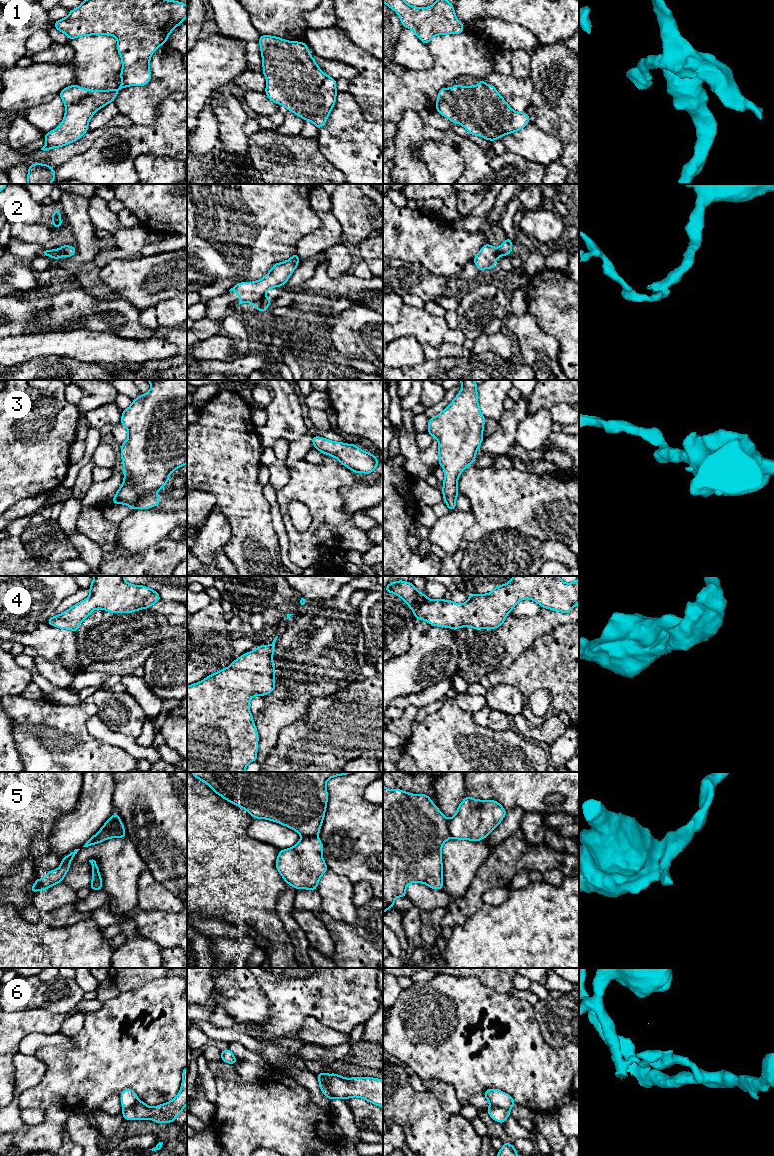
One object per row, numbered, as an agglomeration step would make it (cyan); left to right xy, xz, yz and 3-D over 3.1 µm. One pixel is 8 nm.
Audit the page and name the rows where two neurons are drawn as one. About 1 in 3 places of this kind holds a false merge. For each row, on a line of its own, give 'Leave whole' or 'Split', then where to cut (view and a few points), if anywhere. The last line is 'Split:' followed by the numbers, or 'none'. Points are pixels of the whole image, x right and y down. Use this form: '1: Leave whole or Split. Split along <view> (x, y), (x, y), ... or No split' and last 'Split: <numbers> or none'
1: Leave whole. No split
2: Split. Split along xz (264, 296), (254, 305)
3: Leave whole. No split
4: Leave whole. No split
5: Split. Split along xy (123, 826), (118, 828), (102, 827)
6: Split. Split along xz (324, 1073), (324, 1083), (333, 1098)
Split: 2, 5, 6

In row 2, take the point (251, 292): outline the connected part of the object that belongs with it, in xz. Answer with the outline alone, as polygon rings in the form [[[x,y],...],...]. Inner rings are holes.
[[[297,252],[287,261],[273,265],[270,271],[260,280],[254,282],[241,282],[229,291],[234,291],[239,297],[239,305],[247,302],[256,305],[261,301],[266,292],[273,287],[281,287],[290,278],[299,264]]]

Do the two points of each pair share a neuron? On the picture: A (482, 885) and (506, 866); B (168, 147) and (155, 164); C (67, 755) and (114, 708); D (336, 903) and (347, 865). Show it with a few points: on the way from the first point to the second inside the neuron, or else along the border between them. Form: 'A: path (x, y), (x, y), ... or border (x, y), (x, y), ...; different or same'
A: path (488, 879), (500, 867); same
B: border (136, 157), (142, 154), (151, 154), (176, 159); different
C: border (94, 703), (97, 714); different
D: border (328, 868), (345, 876), (353, 884); different

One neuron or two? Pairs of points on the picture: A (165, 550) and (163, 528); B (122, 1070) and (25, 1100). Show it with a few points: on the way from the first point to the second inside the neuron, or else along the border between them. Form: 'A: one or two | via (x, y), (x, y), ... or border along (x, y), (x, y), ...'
A: two | border along (167, 536), (144, 550)
B: one | via (98, 1070), (49, 1091)

